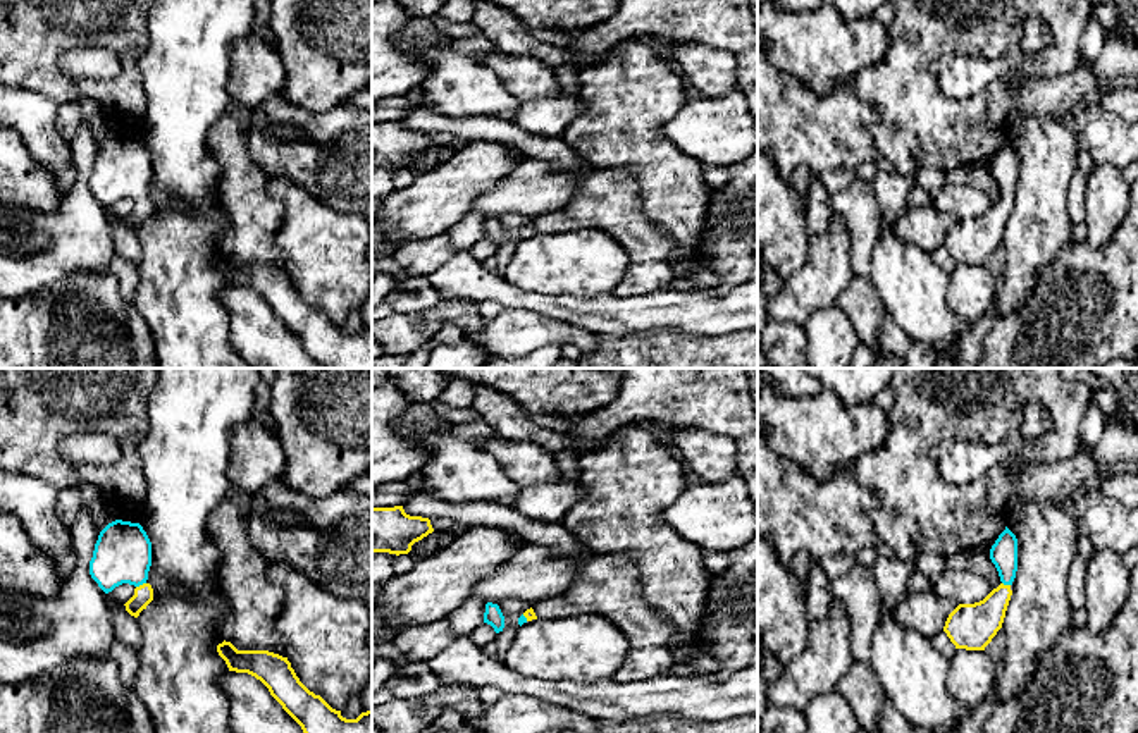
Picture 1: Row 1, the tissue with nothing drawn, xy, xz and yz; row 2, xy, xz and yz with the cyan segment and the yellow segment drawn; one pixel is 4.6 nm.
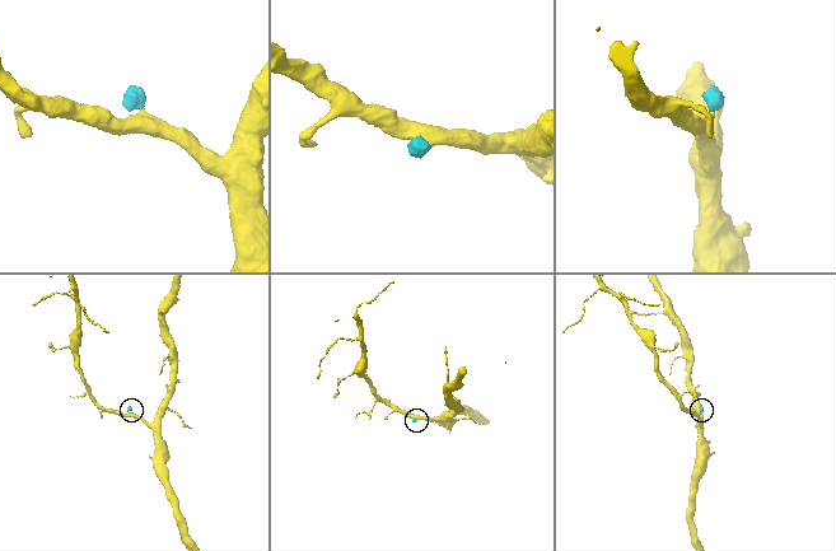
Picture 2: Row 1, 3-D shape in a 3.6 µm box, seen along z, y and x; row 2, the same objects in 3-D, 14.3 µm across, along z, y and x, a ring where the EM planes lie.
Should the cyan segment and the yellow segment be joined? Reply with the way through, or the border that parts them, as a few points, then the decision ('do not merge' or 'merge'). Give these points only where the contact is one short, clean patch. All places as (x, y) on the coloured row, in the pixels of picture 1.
runs through xy (123, 553), (140, 584), (143, 594); merge

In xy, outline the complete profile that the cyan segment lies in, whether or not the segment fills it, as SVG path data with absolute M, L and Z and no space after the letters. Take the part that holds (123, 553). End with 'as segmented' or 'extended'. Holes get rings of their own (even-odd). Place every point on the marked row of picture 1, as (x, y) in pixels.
M115 520L98 535L90 575L108 594L122 583L134 585L134 595L124 604L138 618L153 601L153 588L146 582L152 566L152 542L139 523Z; extended

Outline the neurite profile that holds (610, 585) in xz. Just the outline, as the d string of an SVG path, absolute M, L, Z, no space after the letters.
M591 554L577 571L570 587L553 597L544 597L532 604L537 618L573 616L594 613L615 623L628 638L628 654L613 680L618 683L635 683L663 676L677 662L671 640L677 628L644 599L642 578L634 559L625 554Z

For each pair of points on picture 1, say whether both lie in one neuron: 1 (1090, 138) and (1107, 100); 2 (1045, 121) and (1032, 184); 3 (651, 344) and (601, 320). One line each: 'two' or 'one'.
1: two
2: one
3: two

